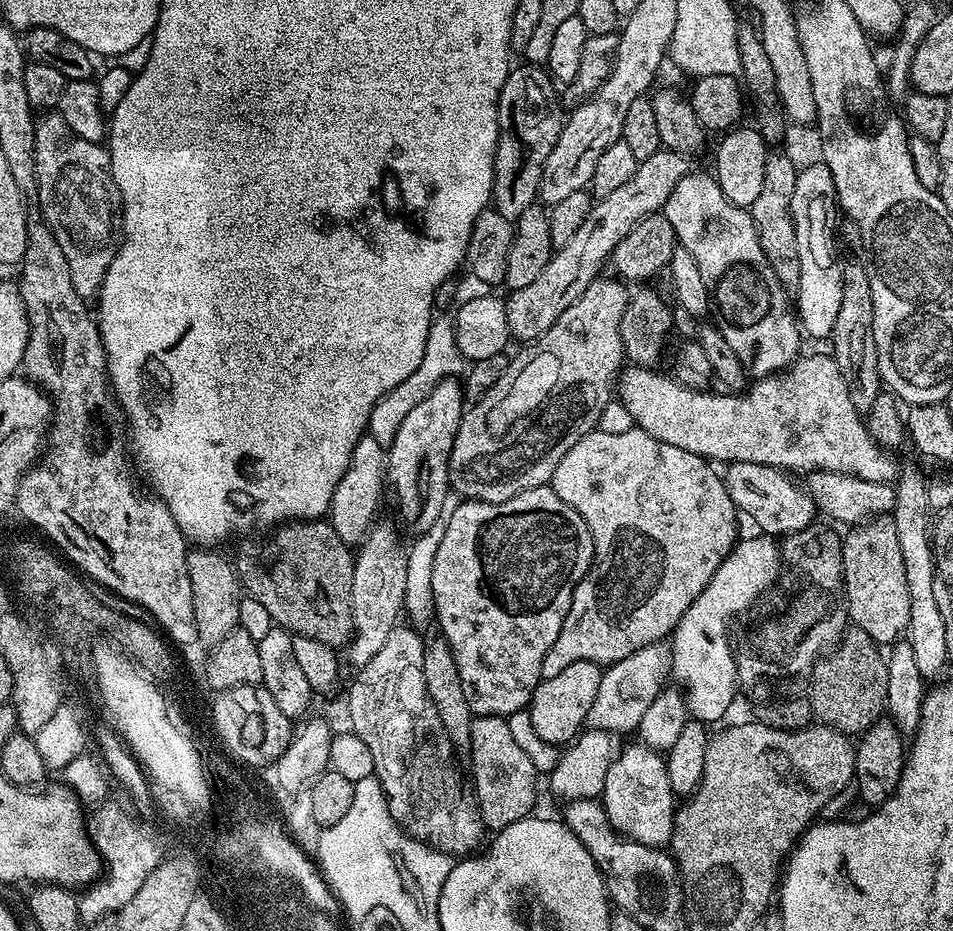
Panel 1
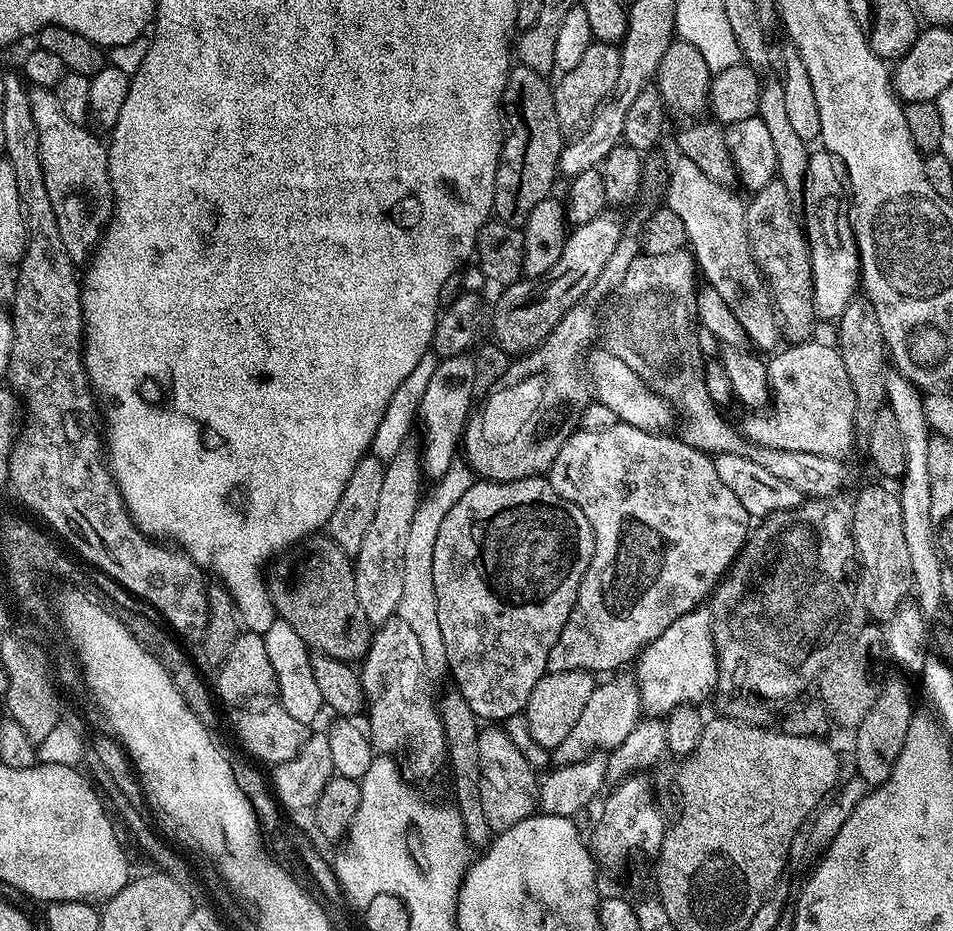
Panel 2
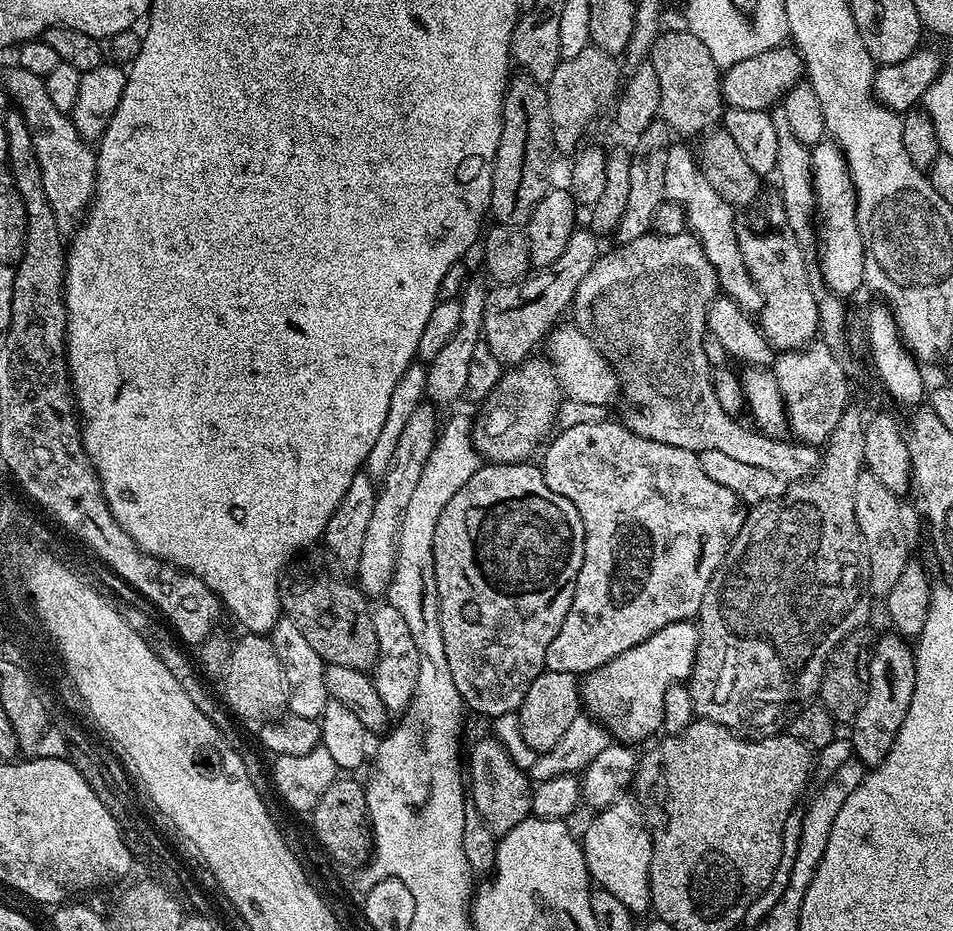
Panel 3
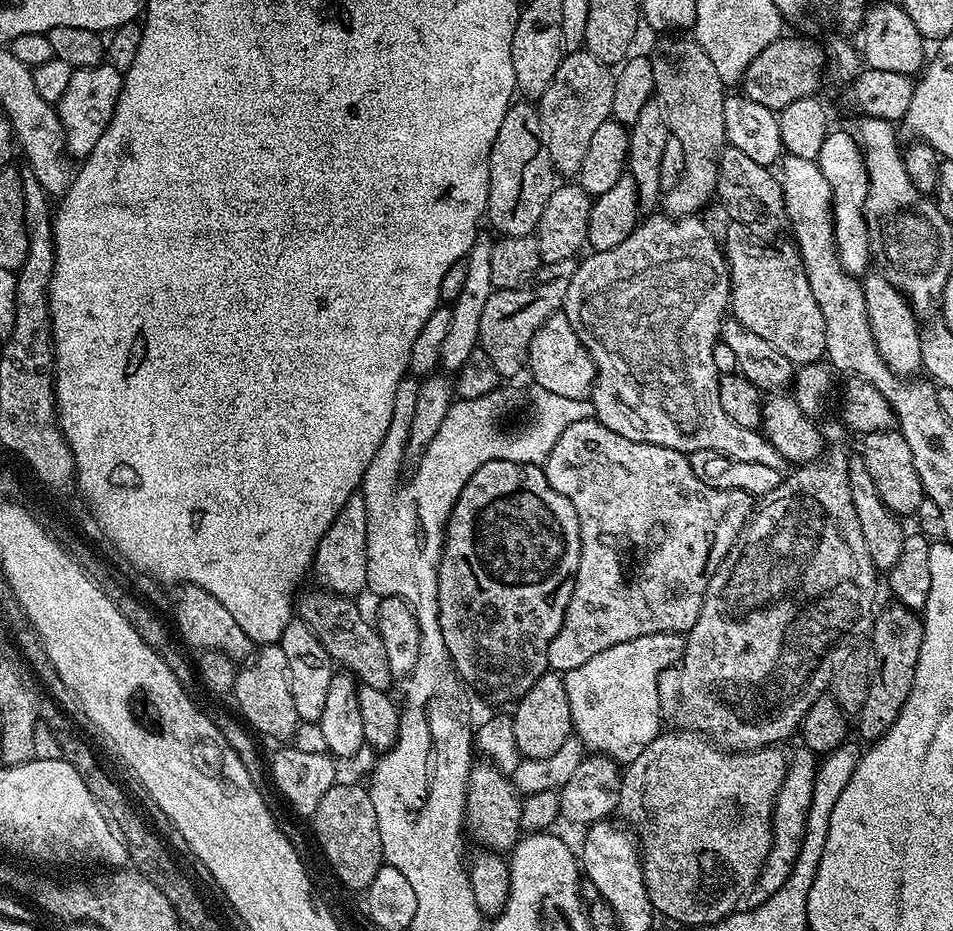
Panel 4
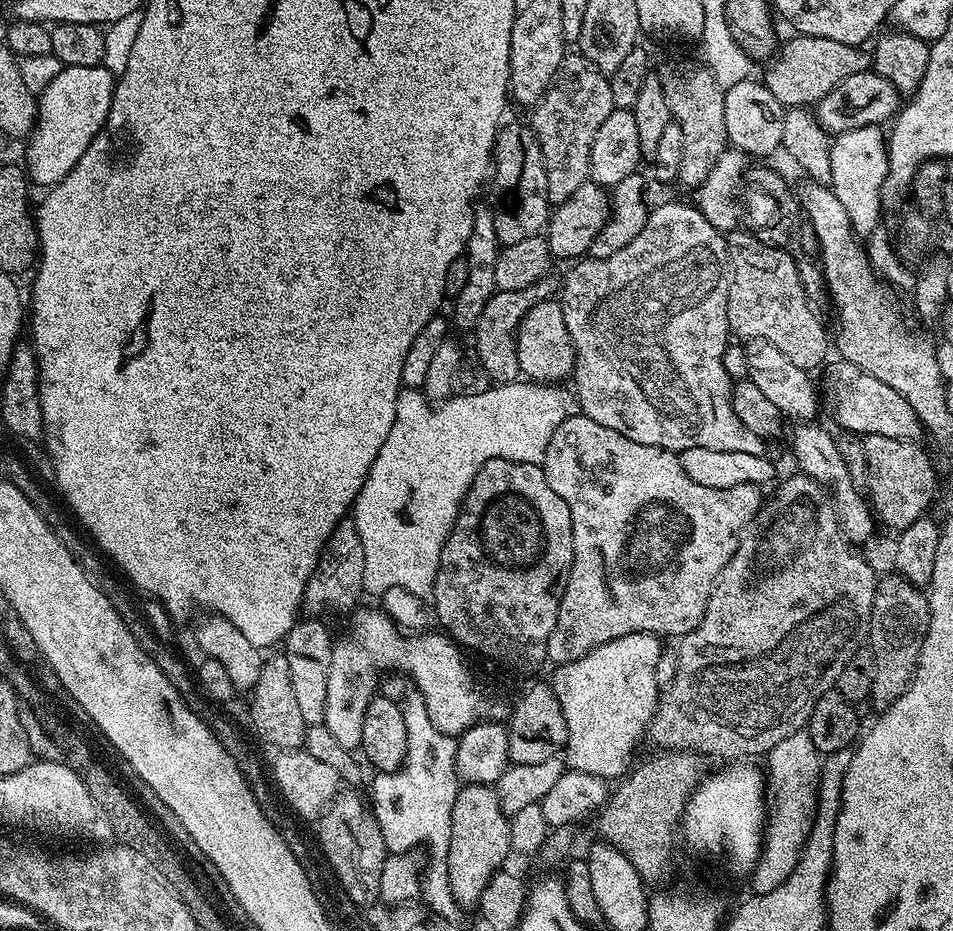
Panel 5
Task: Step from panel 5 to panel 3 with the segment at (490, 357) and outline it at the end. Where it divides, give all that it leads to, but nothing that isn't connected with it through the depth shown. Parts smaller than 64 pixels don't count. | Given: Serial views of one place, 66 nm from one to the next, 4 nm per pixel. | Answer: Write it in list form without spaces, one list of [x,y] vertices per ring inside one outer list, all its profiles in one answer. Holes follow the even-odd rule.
[[[577,230],[572,233],[570,242],[562,258],[558,258],[549,268],[529,275],[518,284],[501,284],[493,287],[486,298],[484,311],[483,343],[490,346],[490,354],[505,366],[519,366],[529,359],[536,347],[545,343],[553,328],[561,323],[560,315],[567,313],[576,297],[582,278],[590,274],[598,255],[597,237],[591,231]]]

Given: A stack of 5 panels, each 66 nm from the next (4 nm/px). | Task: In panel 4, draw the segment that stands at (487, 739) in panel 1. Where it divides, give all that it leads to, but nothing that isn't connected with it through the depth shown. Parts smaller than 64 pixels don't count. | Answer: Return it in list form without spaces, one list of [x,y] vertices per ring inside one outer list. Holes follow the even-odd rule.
[[[487,762],[477,763],[468,772],[468,789],[464,803],[466,832],[480,843],[479,847],[499,854],[511,853],[522,835],[522,796],[505,773]]]

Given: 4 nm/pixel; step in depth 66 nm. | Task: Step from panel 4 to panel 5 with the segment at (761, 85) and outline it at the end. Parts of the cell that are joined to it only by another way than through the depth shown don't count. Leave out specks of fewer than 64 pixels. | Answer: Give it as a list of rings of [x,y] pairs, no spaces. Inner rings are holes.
[[[813,36],[791,37],[793,40],[781,43],[778,51],[767,61],[762,82],[778,98],[778,102],[788,108],[815,106],[836,84],[841,84],[850,74],[862,74],[872,68],[871,51],[863,47],[834,42],[830,38],[814,38]]]

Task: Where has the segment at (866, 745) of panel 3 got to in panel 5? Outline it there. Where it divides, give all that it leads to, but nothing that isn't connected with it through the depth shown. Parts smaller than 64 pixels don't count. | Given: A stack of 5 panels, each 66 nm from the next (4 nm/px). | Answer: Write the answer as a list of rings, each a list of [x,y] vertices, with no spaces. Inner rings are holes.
[[[891,574],[879,581],[872,607],[872,617],[868,623],[867,647],[872,650],[874,666],[874,686],[870,704],[876,710],[889,708],[910,686],[916,673],[918,658],[922,654],[922,642],[930,626],[930,606],[923,587],[916,587],[906,577]]]

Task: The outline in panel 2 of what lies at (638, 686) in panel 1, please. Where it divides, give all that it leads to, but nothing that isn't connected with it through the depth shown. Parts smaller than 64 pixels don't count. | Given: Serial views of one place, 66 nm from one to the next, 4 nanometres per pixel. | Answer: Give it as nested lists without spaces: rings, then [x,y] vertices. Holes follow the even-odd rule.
[[[631,675],[615,676],[611,677],[612,684],[597,683],[596,691],[582,710],[582,718],[574,722],[574,730],[566,734],[565,740],[557,748],[551,749],[550,760],[553,765],[582,762],[586,757],[604,750],[600,748],[613,750],[627,740],[631,730],[635,728],[642,716],[640,690]]]

